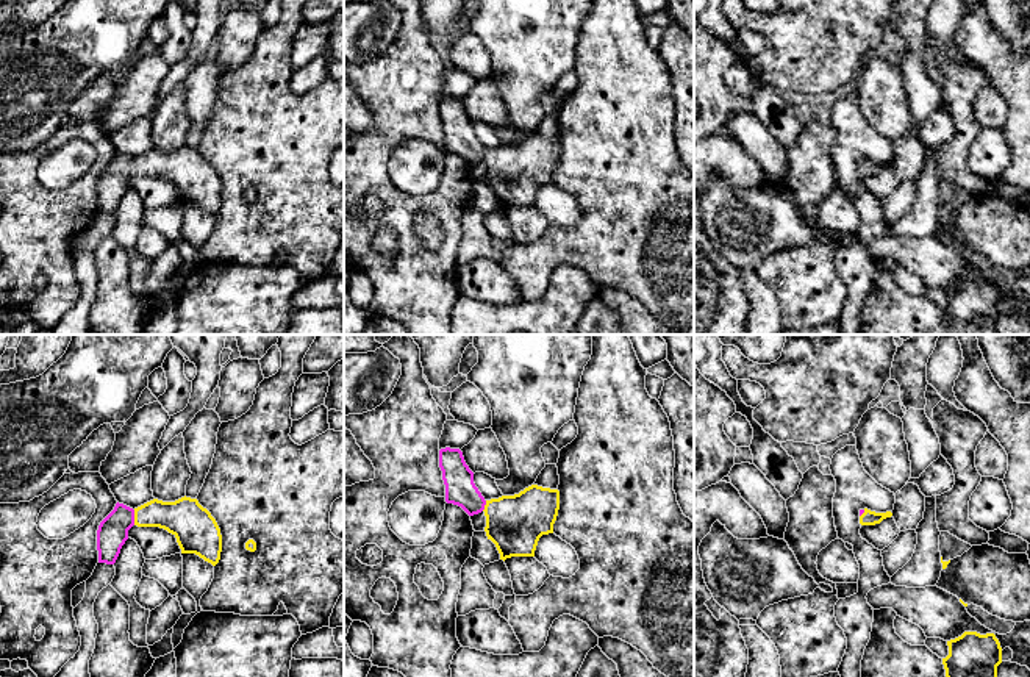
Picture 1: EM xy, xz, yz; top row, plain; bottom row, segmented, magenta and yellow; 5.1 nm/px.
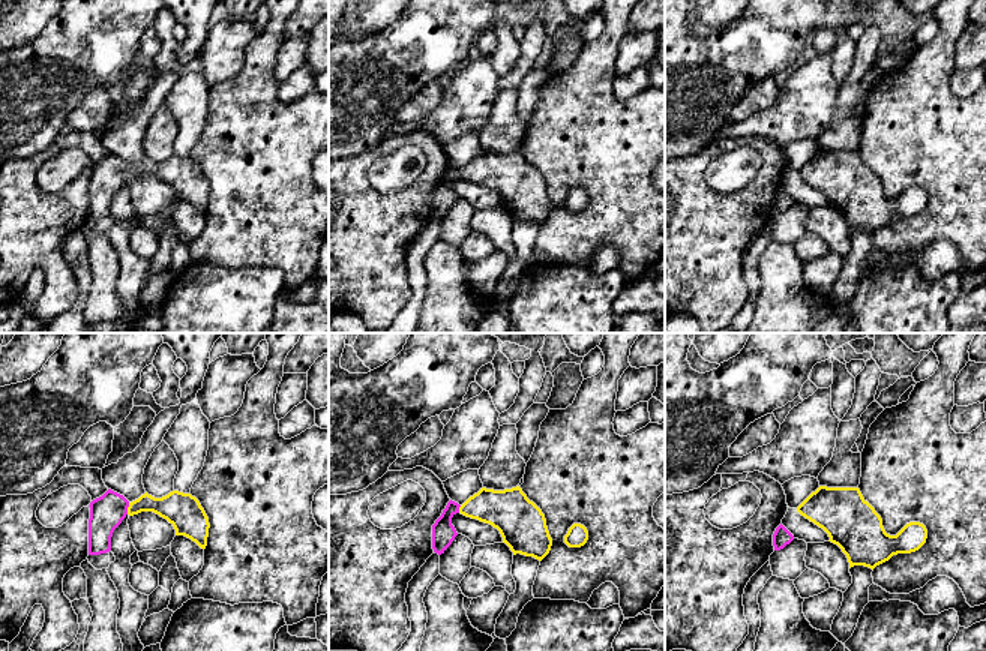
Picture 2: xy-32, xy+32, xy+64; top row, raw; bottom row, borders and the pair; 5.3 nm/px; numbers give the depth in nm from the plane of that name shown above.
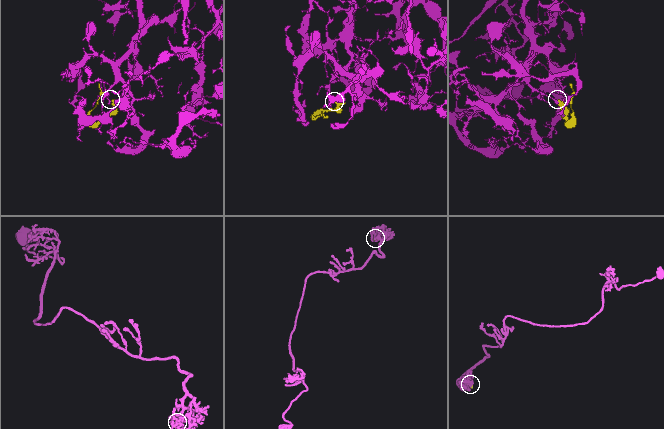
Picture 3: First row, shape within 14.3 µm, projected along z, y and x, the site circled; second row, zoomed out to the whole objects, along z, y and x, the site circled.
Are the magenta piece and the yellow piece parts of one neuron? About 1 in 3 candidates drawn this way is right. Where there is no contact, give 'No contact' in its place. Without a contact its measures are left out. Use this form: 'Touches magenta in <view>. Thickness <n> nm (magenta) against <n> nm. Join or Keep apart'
Touches magenta in xy. Thickness 160 nm (magenta) against 190 nm. Join

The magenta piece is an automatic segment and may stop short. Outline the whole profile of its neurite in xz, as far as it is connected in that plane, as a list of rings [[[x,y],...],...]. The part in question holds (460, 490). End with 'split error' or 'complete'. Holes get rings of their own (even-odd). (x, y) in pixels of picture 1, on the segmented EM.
[[[441,449],[439,467],[445,502],[461,507],[469,516],[485,513],[485,532],[495,544],[500,560],[535,557],[539,538],[553,533],[560,510],[558,489],[531,485],[519,494],[486,500],[460,449]]]; split error

